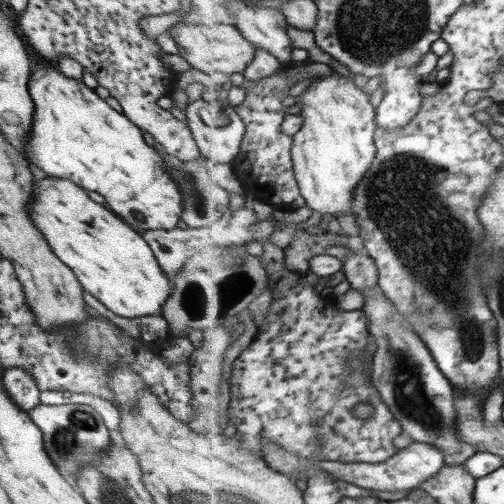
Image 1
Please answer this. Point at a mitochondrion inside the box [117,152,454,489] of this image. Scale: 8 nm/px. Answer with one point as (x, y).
(408, 392)

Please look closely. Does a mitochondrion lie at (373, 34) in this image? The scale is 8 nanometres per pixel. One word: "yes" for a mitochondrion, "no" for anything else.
yes

